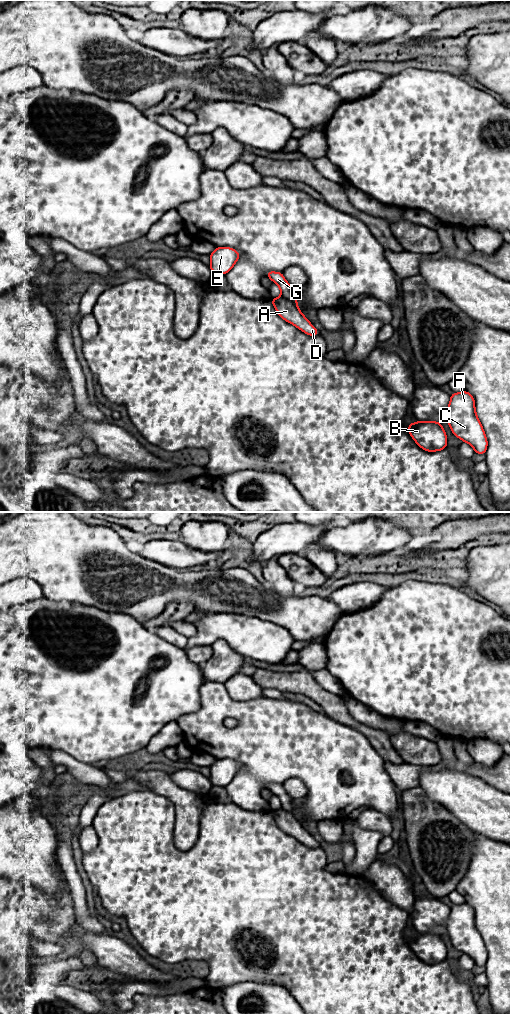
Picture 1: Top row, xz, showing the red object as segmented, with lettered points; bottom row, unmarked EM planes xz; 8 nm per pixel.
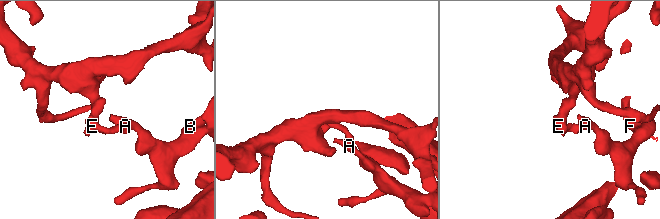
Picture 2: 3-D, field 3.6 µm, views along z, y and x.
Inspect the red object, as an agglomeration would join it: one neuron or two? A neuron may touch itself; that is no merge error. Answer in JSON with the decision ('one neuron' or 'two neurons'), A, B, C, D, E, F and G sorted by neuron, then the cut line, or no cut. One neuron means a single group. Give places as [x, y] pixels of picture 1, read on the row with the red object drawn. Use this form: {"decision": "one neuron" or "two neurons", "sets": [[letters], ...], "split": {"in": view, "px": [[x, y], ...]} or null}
{"decision": "two neurons", "sets": [["A", "B", "C", "D", "F"], ["E", "G"]], "split": {"in": "xz", "px": [[281, 296], [296, 301]]}}

